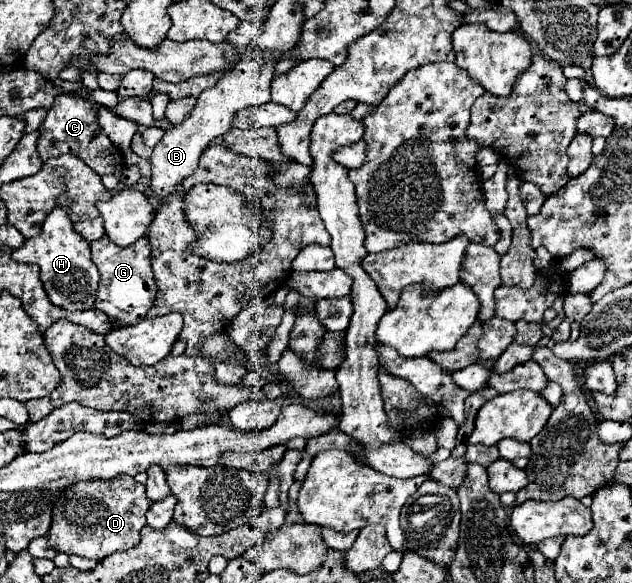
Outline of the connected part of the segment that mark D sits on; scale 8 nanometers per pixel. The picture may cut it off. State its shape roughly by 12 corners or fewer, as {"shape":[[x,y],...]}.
{"shape":[[132,476],[82,480],[52,508],[48,544],[102,560],[140,542]]}

